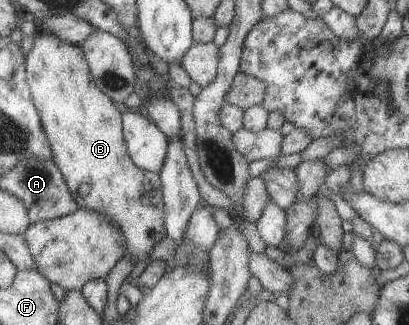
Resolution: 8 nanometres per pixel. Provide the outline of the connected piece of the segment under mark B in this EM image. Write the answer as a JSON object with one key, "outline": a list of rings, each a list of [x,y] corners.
{"outline":[[[40,27],[33,35],[33,44],[31,49],[26,53],[25,78],[29,87],[31,100],[33,101],[34,107],[38,110],[40,123],[42,124],[44,133],[46,134],[49,146],[51,147],[52,161],[60,170],[67,188],[69,189],[70,195],[74,198],[74,201],[78,204],[79,208],[94,210],[95,212],[106,214],[118,226],[118,229],[122,232],[125,239],[126,249],[124,256],[128,256],[134,263],[138,260],[144,259],[151,251],[152,246],[157,243],[157,241],[164,240],[166,237],[166,234],[164,233],[165,213],[163,210],[161,181],[159,174],[144,171],[132,163],[132,160],[128,155],[126,144],[123,140],[121,126],[122,108],[115,104],[107,95],[104,95],[104,93],[96,87],[96,84],[90,75],[85,57],[83,56],[82,48],[78,44],[73,44],[65,39],[60,39],[57,35],[54,35],[52,32]]]}

